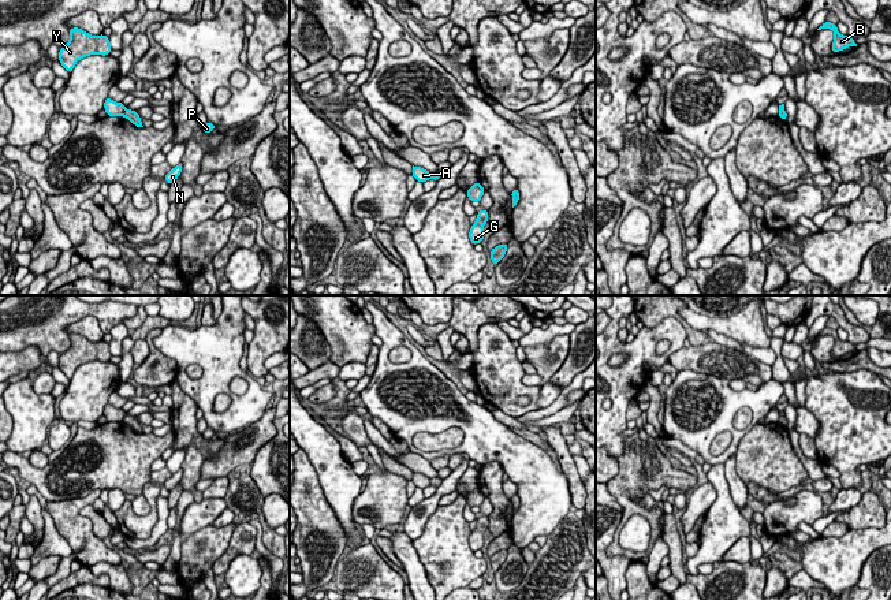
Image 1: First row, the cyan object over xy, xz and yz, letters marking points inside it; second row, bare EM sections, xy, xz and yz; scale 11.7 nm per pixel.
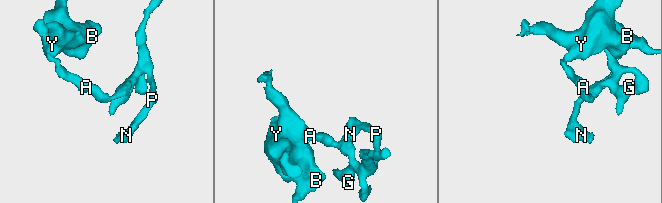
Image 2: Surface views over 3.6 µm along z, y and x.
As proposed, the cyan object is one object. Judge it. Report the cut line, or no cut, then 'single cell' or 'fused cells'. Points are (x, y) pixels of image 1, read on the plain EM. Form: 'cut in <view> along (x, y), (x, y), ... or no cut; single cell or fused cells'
cut in xy along (126, 416), (122, 421); fused cells

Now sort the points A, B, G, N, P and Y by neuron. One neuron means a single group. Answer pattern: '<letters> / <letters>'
A B Y / G N P

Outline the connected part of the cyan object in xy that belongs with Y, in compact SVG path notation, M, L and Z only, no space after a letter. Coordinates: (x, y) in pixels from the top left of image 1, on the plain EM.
M71 333L70 347L59 355L59 368L71 380L77 368L90 361L107 362L112 358L109 343L90 342L79 333Z

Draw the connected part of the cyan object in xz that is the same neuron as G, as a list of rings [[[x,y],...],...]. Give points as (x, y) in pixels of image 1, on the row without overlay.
[[[486,515],[477,518],[476,529],[471,530],[469,537],[469,545],[473,551],[478,551],[484,547],[484,532],[488,529],[489,521]]]

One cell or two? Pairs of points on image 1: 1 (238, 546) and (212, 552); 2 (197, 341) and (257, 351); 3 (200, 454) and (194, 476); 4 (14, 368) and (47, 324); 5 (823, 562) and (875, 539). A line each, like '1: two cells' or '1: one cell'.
1: two cells
2: two cells
3: one cell
4: two cells
5: one cell

